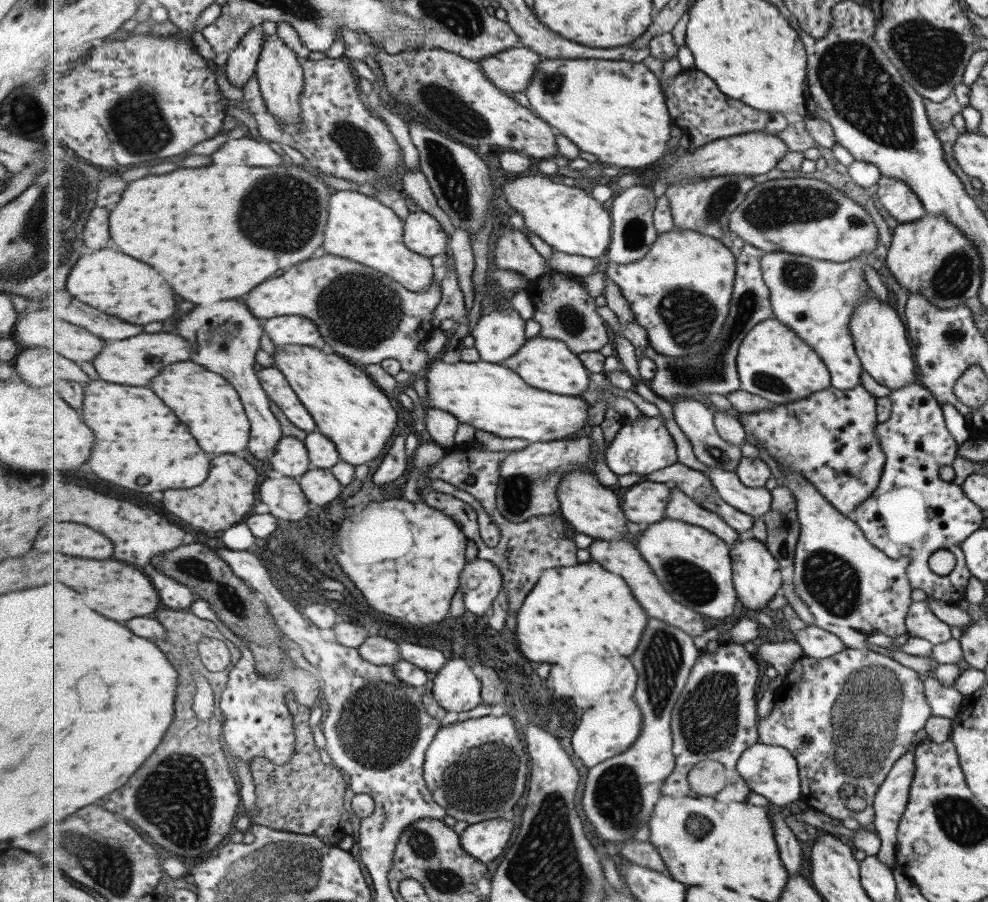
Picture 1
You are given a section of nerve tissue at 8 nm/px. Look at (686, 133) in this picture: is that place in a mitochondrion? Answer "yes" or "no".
no

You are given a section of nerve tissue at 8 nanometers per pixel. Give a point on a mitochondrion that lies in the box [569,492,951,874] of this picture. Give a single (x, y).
(866, 728)

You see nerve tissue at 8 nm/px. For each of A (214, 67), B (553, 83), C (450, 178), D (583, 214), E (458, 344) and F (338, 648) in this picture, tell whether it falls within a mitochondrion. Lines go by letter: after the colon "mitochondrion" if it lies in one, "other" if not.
A: other
B: mitochondrion
C: mitochondrion
D: other
E: other
F: other

